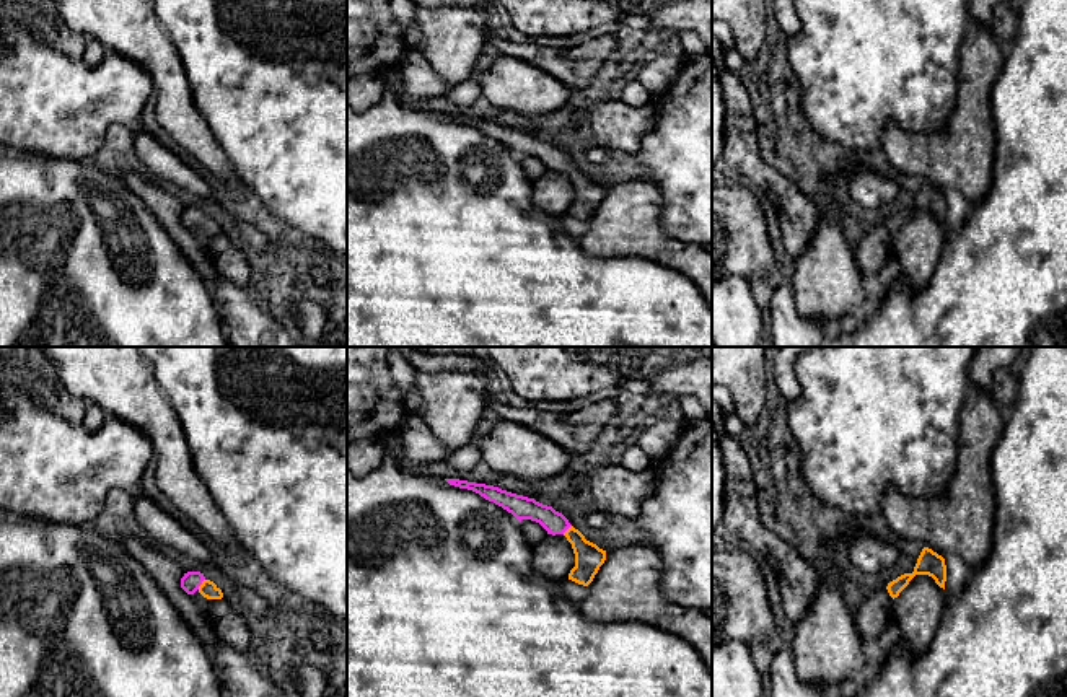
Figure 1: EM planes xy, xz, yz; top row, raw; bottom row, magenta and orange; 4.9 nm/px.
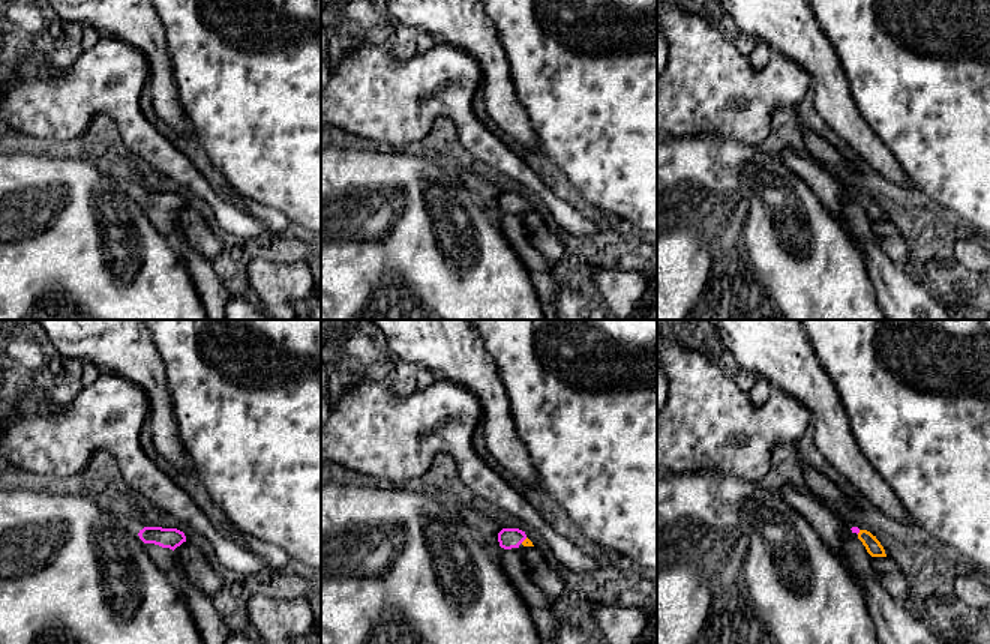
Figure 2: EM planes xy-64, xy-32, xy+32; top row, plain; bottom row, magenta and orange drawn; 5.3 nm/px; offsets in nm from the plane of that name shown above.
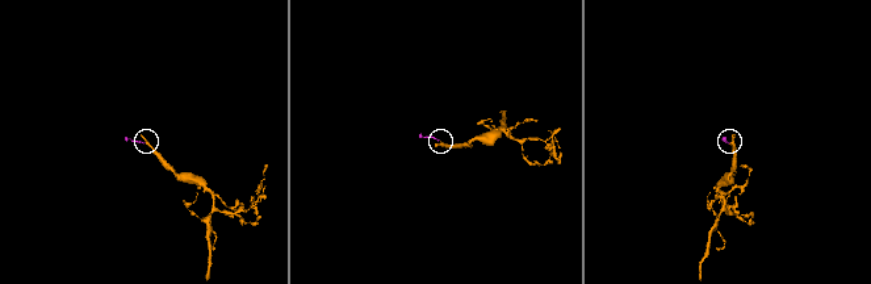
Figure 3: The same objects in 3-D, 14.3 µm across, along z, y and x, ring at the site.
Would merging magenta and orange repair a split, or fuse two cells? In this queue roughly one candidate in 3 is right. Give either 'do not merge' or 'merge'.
merge

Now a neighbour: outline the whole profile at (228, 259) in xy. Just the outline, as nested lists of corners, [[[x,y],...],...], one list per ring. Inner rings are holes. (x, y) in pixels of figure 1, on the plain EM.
[[[223,233],[209,235],[209,252],[213,267],[230,282],[244,288],[251,278],[251,265],[244,252],[235,246]]]

